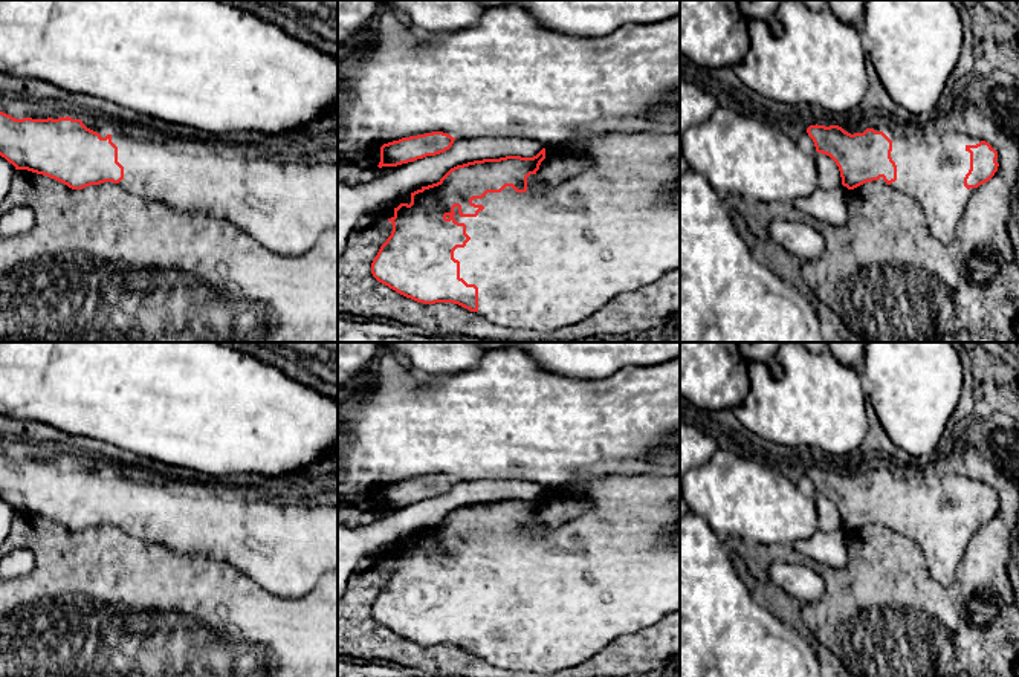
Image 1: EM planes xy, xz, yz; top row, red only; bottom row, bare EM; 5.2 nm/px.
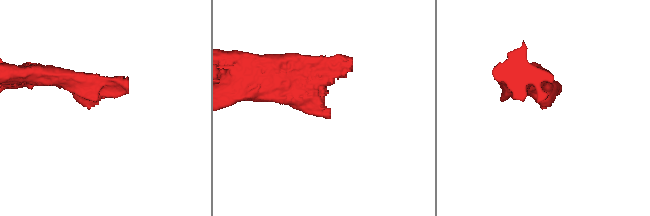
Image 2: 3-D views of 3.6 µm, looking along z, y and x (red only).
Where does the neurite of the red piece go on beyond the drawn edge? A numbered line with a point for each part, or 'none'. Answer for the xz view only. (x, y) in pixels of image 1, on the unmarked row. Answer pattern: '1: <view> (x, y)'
1: xz (546, 601)

